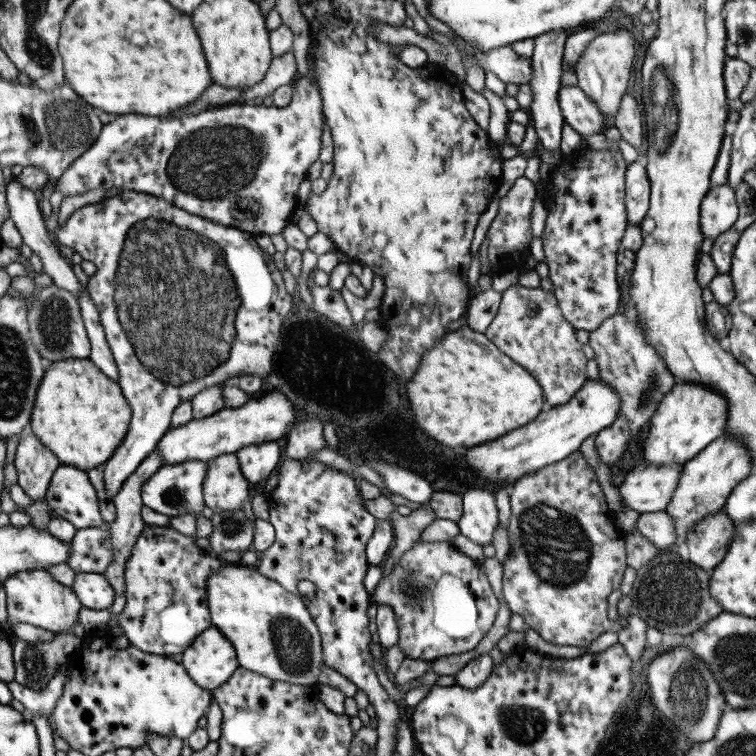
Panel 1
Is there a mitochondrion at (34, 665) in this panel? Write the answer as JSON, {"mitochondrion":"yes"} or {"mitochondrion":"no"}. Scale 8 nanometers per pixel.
{"mitochondrion":"yes"}

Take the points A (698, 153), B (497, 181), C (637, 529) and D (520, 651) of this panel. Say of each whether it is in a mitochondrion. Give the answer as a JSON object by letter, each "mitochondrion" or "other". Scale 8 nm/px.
{"A":"other","B":"other","C":"other","D":"other"}

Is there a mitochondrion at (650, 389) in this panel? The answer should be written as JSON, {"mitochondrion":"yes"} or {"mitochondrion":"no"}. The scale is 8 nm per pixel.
{"mitochondrion":"yes"}

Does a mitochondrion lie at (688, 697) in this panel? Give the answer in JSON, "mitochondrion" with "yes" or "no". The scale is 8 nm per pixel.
{"mitochondrion":"yes"}

